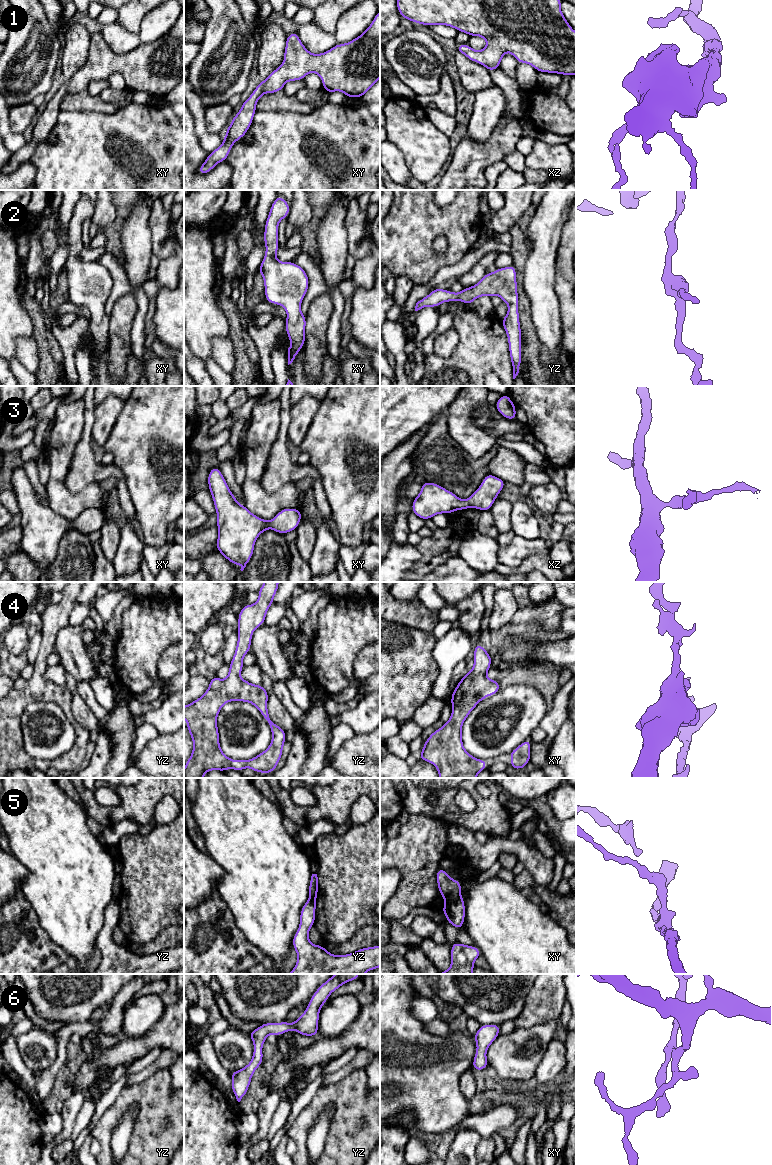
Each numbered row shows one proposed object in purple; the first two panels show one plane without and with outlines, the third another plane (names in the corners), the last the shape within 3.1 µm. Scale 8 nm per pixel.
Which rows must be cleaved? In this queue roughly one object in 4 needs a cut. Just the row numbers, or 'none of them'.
5

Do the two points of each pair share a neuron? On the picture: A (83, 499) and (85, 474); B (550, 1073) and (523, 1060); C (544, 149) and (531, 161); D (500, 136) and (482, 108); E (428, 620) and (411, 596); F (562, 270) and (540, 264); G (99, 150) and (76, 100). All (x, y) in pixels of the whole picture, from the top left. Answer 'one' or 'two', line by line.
A: two
B: two
C: one
D: two
E: two
F: two
G: two

